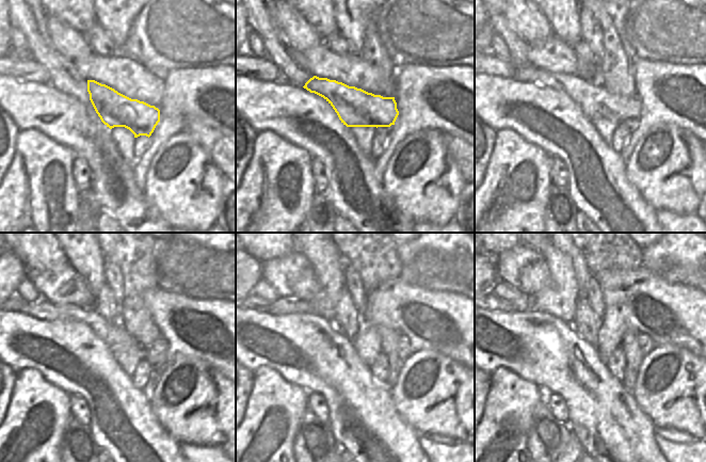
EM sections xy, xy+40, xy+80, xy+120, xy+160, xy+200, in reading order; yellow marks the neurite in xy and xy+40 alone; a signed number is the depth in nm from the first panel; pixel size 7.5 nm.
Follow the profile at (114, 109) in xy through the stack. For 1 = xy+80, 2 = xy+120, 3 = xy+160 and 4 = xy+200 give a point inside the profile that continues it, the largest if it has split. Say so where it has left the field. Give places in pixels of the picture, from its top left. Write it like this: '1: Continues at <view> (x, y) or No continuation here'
1: Continues at xy+80 (596, 102)
2: Continues at xy+120 (111, 334)
3: Continues at xy+160 (281, 306)
4: Continues at xy+200 (496, 303).

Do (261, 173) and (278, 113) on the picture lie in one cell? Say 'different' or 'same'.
different

